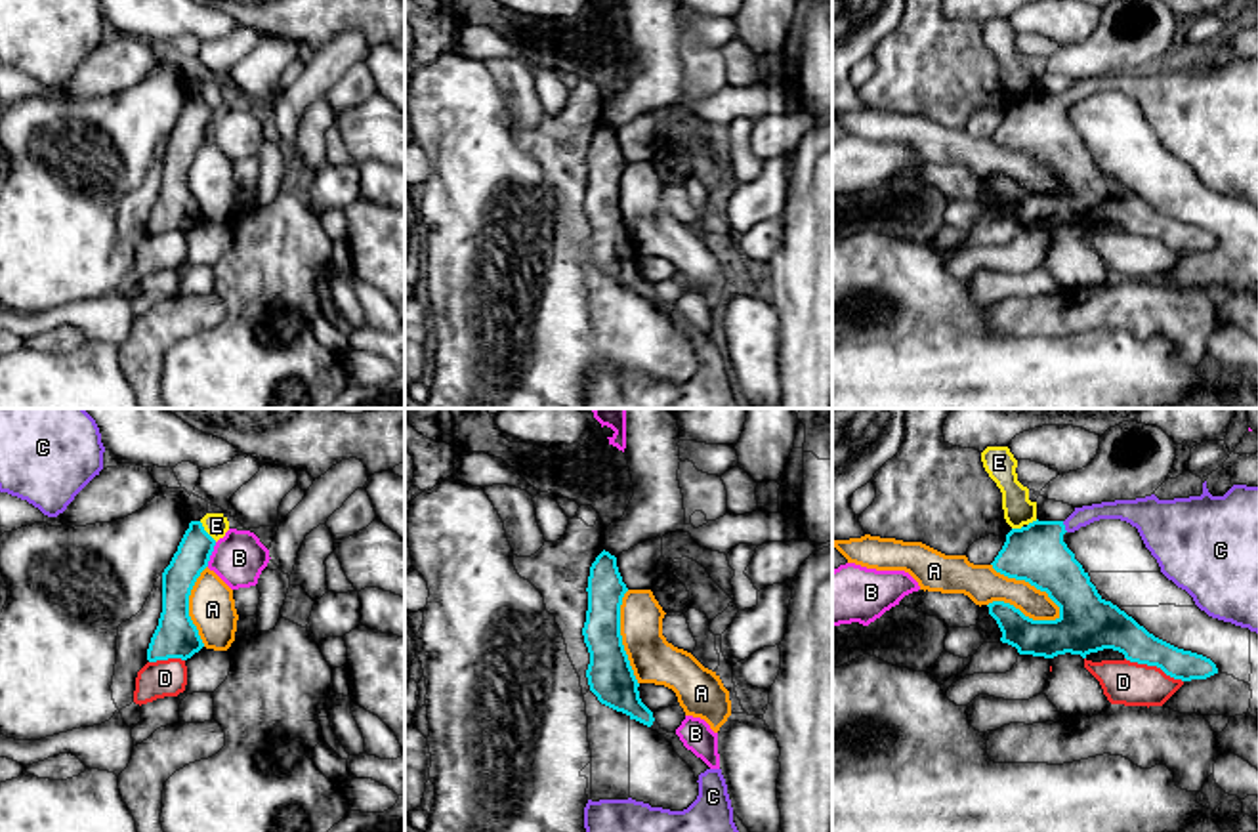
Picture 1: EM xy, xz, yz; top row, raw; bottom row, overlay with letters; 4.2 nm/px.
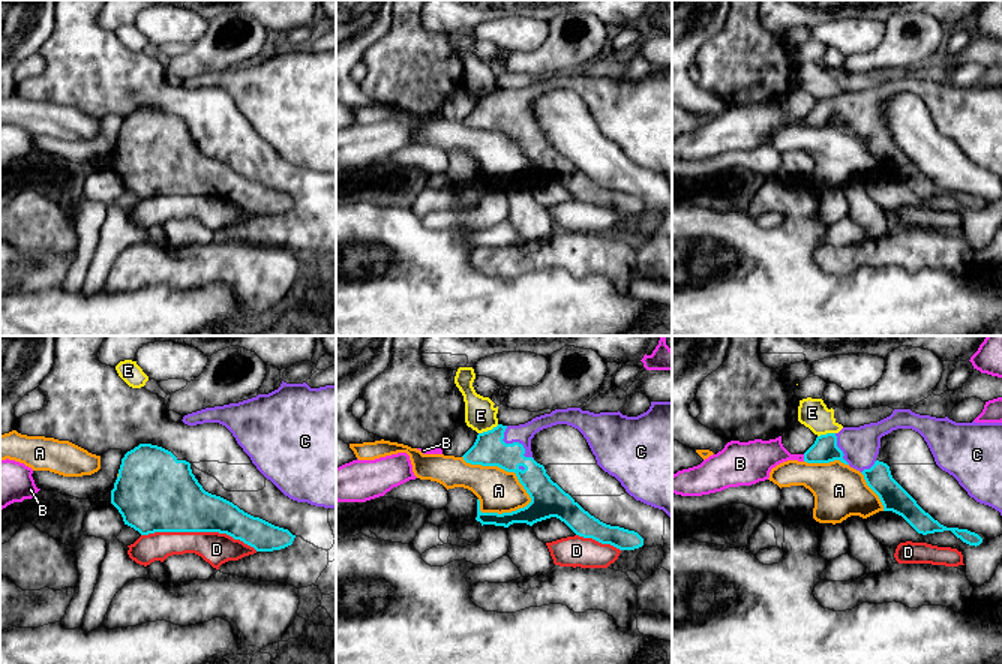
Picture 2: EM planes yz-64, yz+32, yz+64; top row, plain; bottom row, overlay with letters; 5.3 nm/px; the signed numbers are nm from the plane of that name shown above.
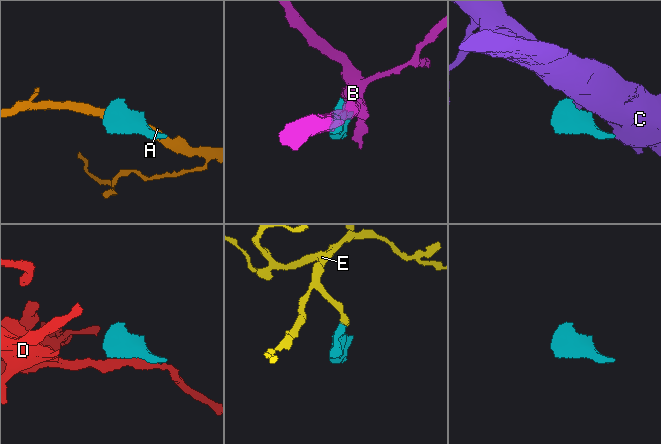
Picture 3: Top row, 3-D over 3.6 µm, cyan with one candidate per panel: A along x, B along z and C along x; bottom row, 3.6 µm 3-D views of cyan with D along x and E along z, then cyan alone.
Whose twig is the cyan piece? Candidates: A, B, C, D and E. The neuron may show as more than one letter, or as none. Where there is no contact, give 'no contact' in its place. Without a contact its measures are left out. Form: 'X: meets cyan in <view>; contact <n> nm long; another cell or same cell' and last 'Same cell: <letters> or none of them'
A: meets cyan in yz; contact 380 nm long; another cell
B: meets cyan in xy; contact 110 nm long; another cell
C: meets cyan in yz; contact 50 nm long; same cell
D: meets cyan in yz; contact 260 nm long; another cell
E: meets cyan in xy; contact 120 nm long; another cell
Same cell: C

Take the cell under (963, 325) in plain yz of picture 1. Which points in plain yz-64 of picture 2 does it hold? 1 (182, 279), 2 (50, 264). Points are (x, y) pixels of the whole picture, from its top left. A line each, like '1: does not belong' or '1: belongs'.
1: does not belong
2: does not belong

